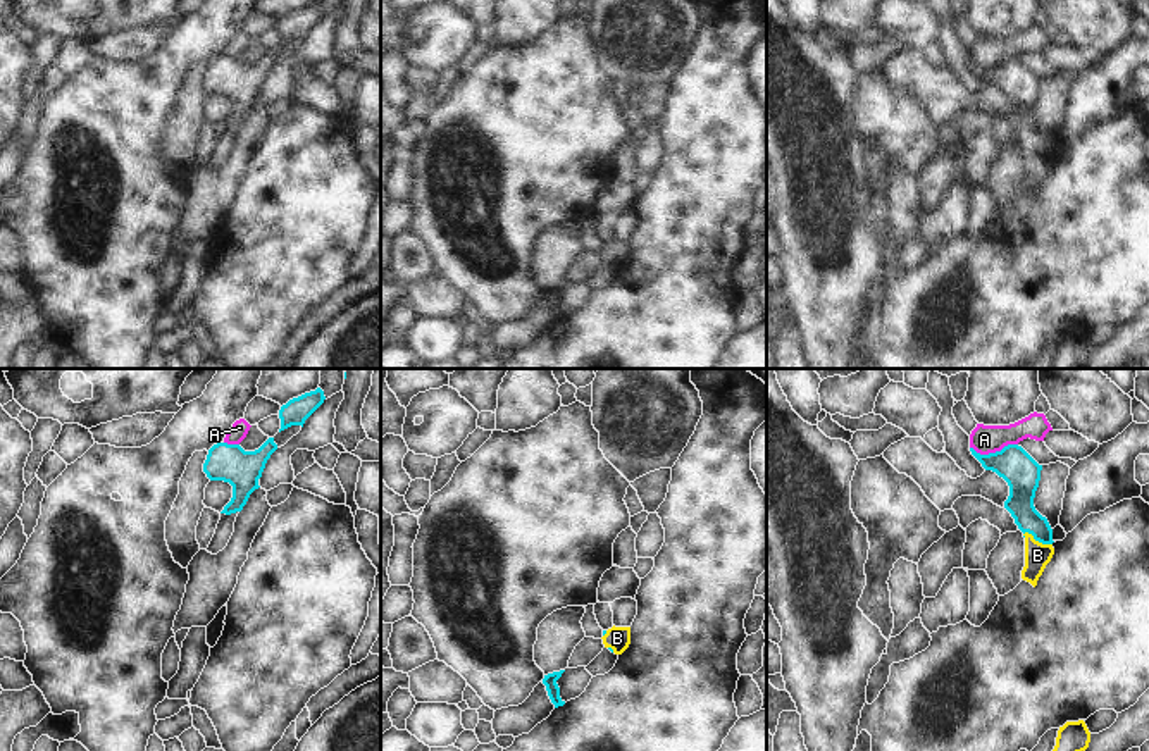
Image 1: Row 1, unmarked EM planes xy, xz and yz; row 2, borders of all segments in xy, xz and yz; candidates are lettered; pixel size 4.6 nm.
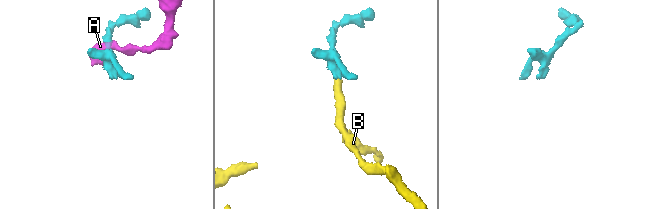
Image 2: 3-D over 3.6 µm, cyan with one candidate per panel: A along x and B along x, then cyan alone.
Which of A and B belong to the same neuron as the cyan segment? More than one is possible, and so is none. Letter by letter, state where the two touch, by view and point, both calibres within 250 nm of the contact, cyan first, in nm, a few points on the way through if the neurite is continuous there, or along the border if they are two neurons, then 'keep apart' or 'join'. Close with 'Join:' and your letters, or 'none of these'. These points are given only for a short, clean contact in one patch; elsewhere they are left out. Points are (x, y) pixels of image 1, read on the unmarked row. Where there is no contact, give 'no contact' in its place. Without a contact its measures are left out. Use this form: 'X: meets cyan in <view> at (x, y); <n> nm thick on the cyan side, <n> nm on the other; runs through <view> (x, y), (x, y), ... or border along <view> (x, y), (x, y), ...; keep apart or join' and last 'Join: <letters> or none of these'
A: meets cyan in yz at (993, 68); 170 nm thick on the cyan side, 140 nm on the other; border along yz (1017, 57), (1008, 57), (987, 68), (977, 68), (970, 62); keep apart
B: meets cyan in yz at (1037, 154); 130 nm thick on the cyan side, 120 nm on the other; runs through yz (1022, 104), (1022, 124), (1037, 154), (1037, 169); join
Join: B

